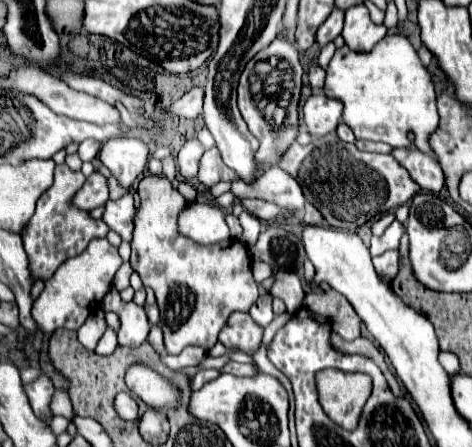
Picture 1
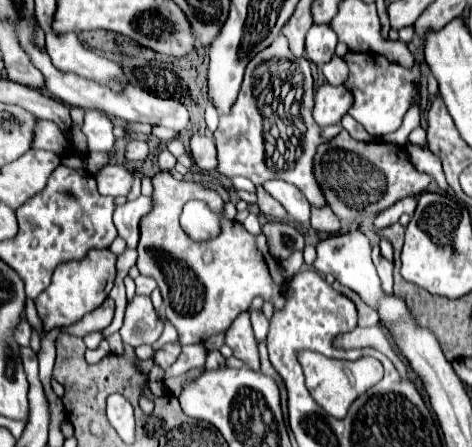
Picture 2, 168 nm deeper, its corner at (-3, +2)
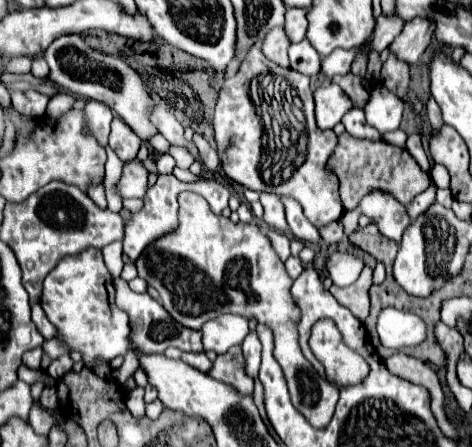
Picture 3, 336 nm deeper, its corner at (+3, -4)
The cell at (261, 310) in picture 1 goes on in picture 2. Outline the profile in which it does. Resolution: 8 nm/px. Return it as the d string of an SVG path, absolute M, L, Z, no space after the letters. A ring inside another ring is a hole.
M252 310L250 312L250 320L252 320L252 328L254 328L254 334L258 338L258 342L262 342L268 334L268 326L270 326L270 320L264 316L262 310Z

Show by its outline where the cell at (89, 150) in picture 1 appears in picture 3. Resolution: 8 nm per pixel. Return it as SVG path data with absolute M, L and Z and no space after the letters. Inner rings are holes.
M88 100L86 108L84 108L86 116L88 116L88 126L90 132L100 140L102 146L108 144L108 132L110 132L110 122L112 122L112 110L100 102Z

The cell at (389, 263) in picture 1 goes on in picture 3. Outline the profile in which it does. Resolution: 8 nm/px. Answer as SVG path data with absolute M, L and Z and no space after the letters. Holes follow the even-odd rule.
M364 266L360 278L346 286L346 288L338 288L338 286L332 286L330 288L330 294L342 304L346 306L360 322L366 320L368 316L368 310L370 310L370 298L368 298L368 288L372 286L372 268Z

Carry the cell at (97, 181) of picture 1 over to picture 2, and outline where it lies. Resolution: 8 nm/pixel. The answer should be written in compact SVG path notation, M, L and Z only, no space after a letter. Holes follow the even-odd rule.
M122 164L104 166L96 172L94 178L102 196L126 196L132 186L132 174L126 172Z

